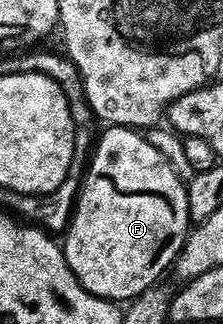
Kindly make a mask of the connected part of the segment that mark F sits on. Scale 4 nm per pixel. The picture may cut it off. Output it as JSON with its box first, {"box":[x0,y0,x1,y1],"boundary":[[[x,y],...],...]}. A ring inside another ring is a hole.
{"box":[62,126,190,304],"boundary":[[[114,126],[105,129],[105,131],[105,134],[101,138],[99,135],[98,141],[94,146],[94,153],[87,163],[86,173],[83,175],[79,193],[75,197],[71,221],[68,223],[66,233],[63,235],[63,238],[65,238],[64,242],[62,241],[62,249],[66,264],[72,269],[74,276],[82,284],[82,288],[86,288],[89,294],[93,294],[99,298],[107,298],[110,302],[124,304],[131,299],[137,298],[142,292],[146,292],[152,286],[157,285],[161,281],[160,277],[167,270],[169,273],[170,267],[175,263],[177,256],[180,255],[180,249],[183,248],[184,241],[187,240],[190,229],[188,188],[186,183],[174,172],[174,168],[170,168],[166,156],[162,156],[162,152],[158,152],[158,148],[154,148],[154,144],[147,142],[144,139],[143,133],[137,132],[135,129],[127,126]]]}

